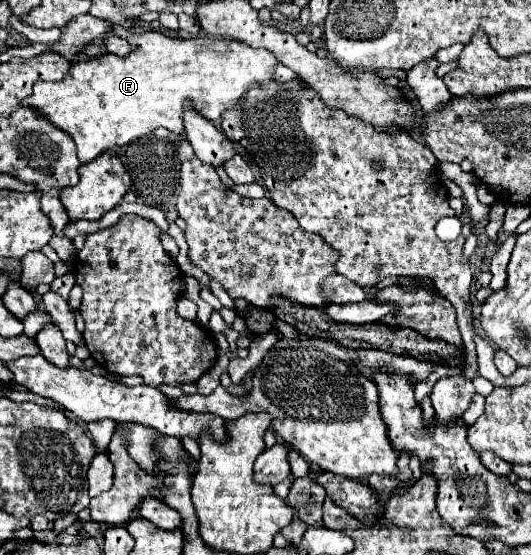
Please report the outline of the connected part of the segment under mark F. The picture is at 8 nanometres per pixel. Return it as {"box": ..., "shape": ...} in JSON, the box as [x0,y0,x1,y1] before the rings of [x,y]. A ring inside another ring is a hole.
{"box":[26,31,278,163],"shape":[[[146,31],[128,35],[128,41],[130,45],[134,45],[134,51],[130,51],[128,55],[118,57],[106,53],[88,61],[72,61],[66,79],[58,83],[34,83],[34,93],[30,95],[30,99],[26,99],[26,103],[30,103],[54,125],[62,127],[66,133],[74,137],[80,163],[90,163],[104,151],[126,145],[132,139],[144,137],[158,127],[166,127],[176,135],[184,133],[182,117],[186,99],[192,101],[194,111],[198,111],[202,117],[212,121],[218,127],[218,131],[222,131],[222,113],[226,109],[240,111],[244,107],[246,91],[254,83],[258,85],[272,83],[274,69],[278,65],[278,59],[268,49],[252,49],[246,43],[232,39],[212,39],[212,37],[180,39],[162,35],[158,31]]]}

